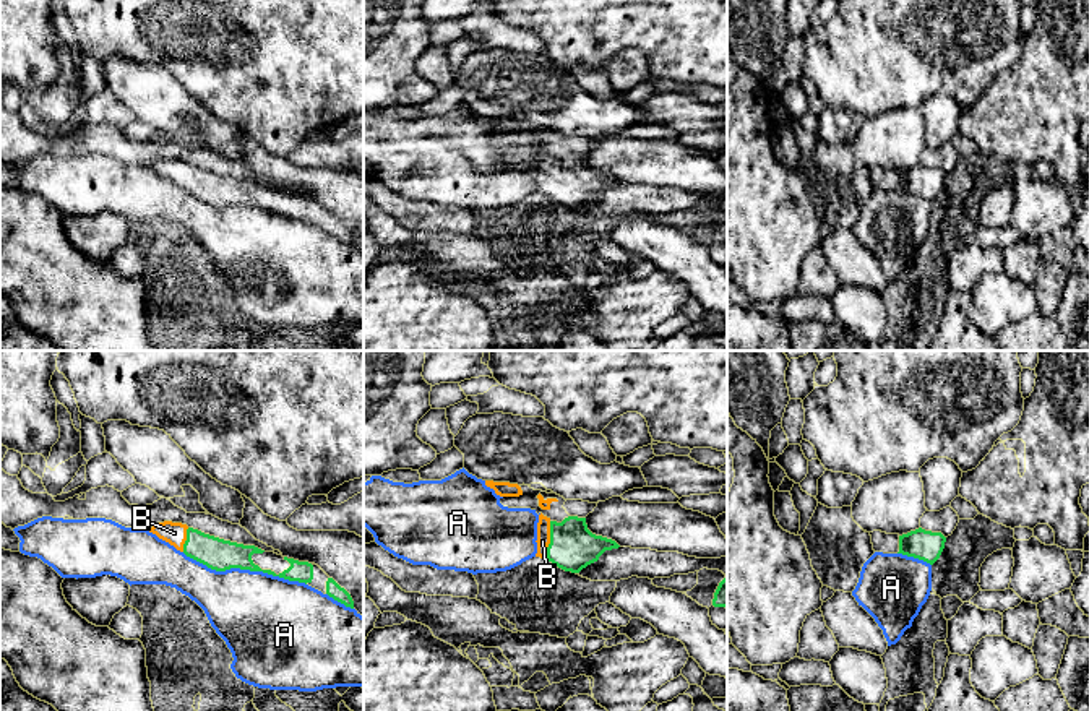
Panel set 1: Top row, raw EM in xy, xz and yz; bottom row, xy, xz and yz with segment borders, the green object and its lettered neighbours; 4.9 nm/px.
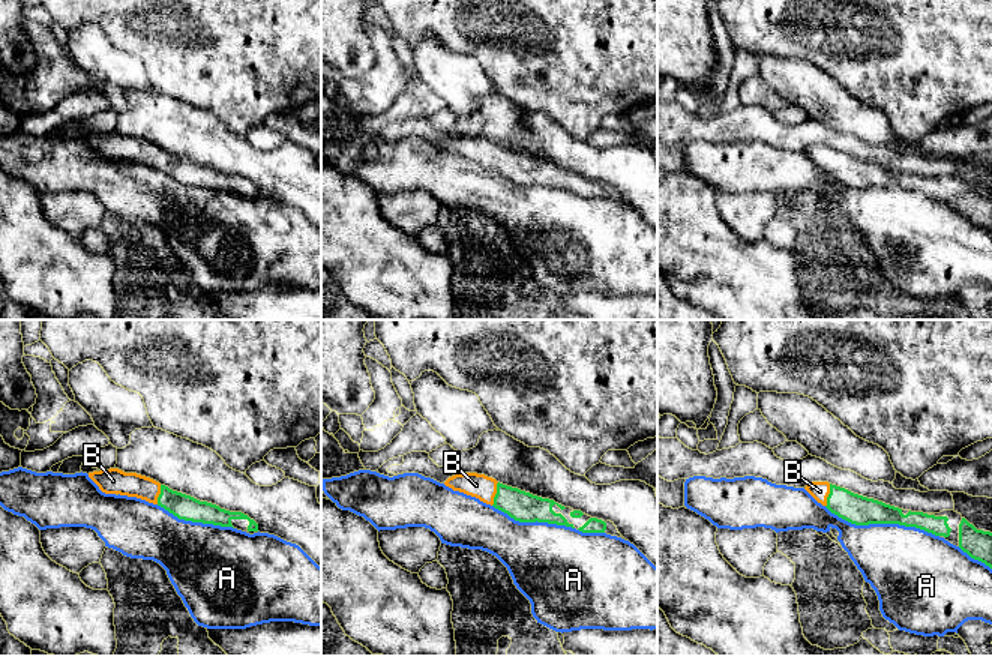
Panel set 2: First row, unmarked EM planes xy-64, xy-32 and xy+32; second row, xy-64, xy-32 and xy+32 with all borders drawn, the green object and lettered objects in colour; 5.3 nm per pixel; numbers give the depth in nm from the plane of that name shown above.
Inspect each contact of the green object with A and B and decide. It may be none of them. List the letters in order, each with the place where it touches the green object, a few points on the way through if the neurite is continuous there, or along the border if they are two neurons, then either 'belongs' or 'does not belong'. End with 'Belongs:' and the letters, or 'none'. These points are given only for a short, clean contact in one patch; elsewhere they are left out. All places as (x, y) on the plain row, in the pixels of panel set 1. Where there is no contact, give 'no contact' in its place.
A: contact xy (244, 205); does not belong
B: contact xz (550, 176); way xz (572, 184), (550, 176), (542, 177); belongs
Belongs: B

